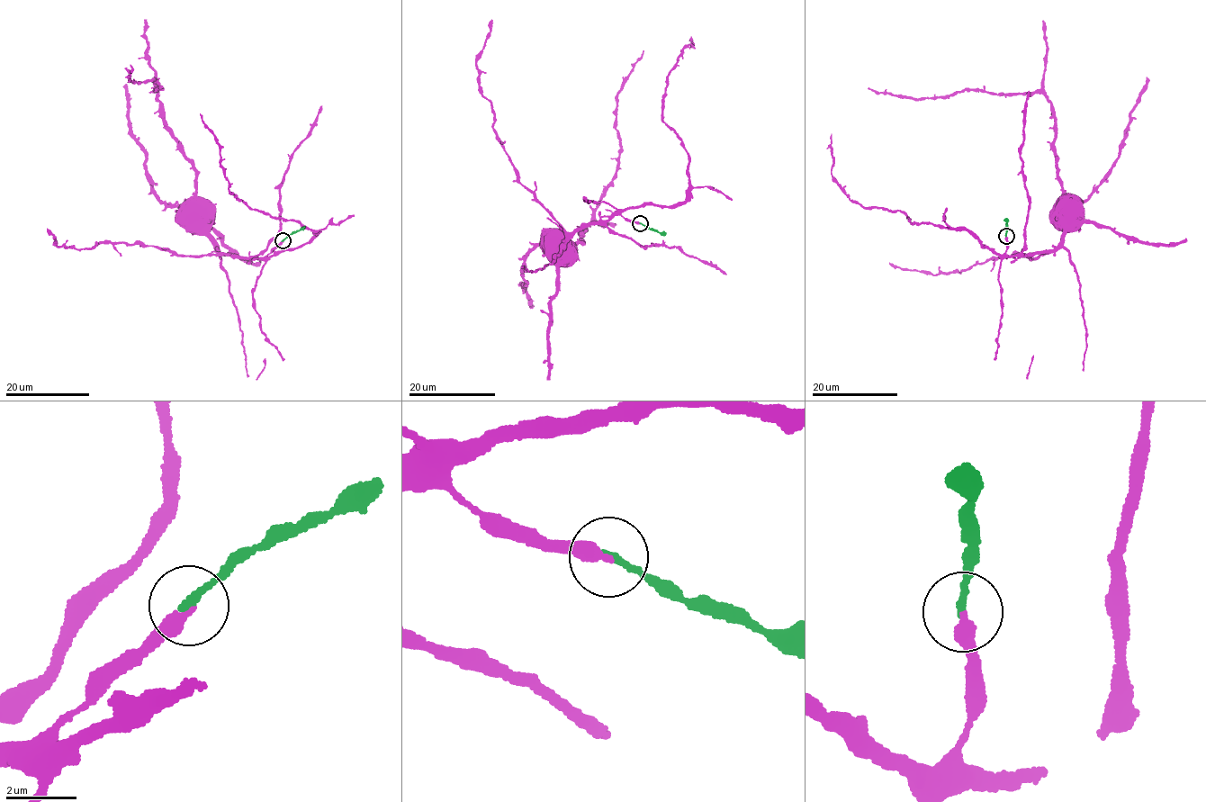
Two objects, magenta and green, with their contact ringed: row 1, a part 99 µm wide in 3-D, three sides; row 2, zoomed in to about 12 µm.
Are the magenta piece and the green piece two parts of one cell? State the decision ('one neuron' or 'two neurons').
one neuron

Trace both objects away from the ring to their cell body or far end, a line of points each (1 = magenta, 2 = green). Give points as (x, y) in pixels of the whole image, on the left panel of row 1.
1: (283, 241), (264, 257), (222, 255), (207, 231), (195, 169), (153, 90), (160, 87), (128, 80), (130, 66)
2: (283, 240), (306, 226)

